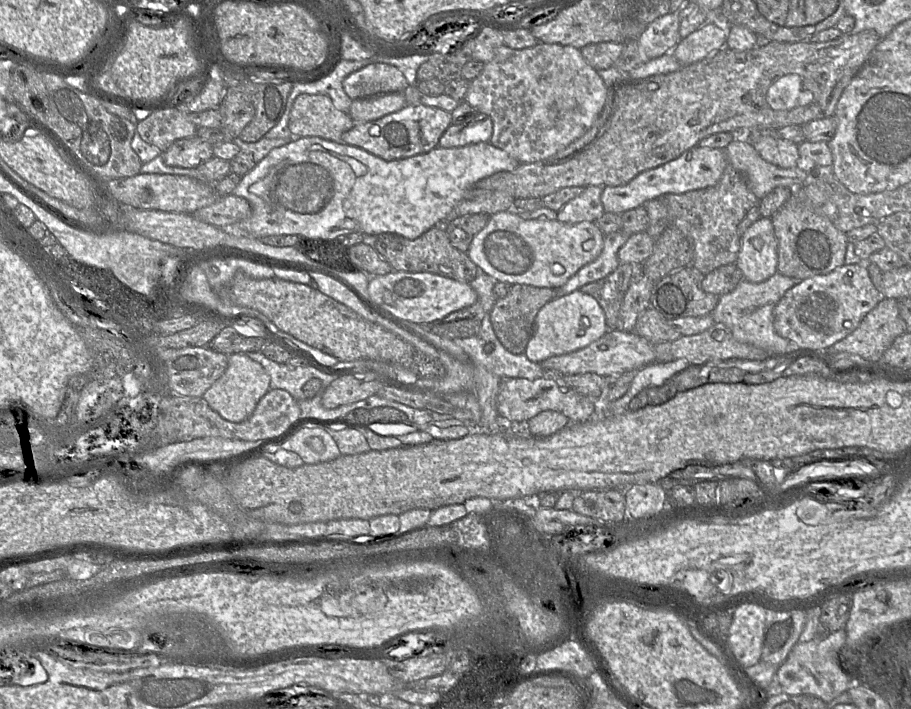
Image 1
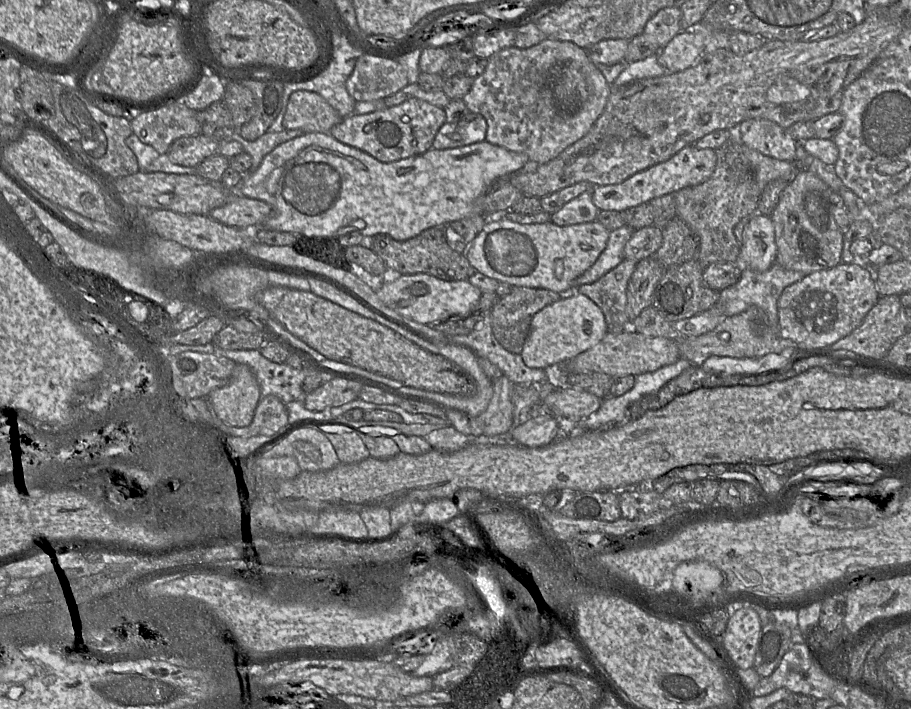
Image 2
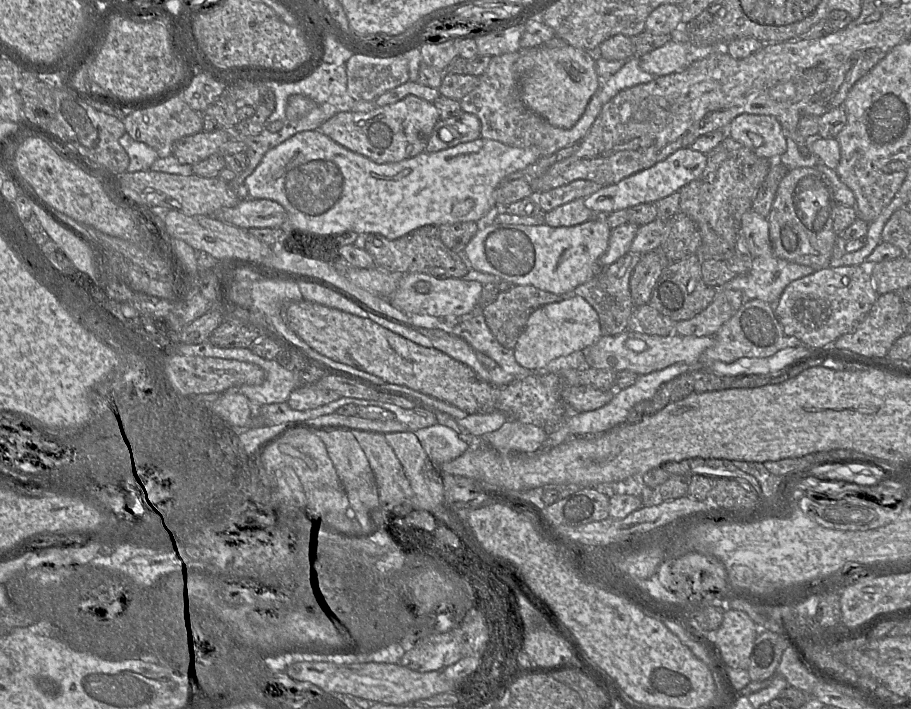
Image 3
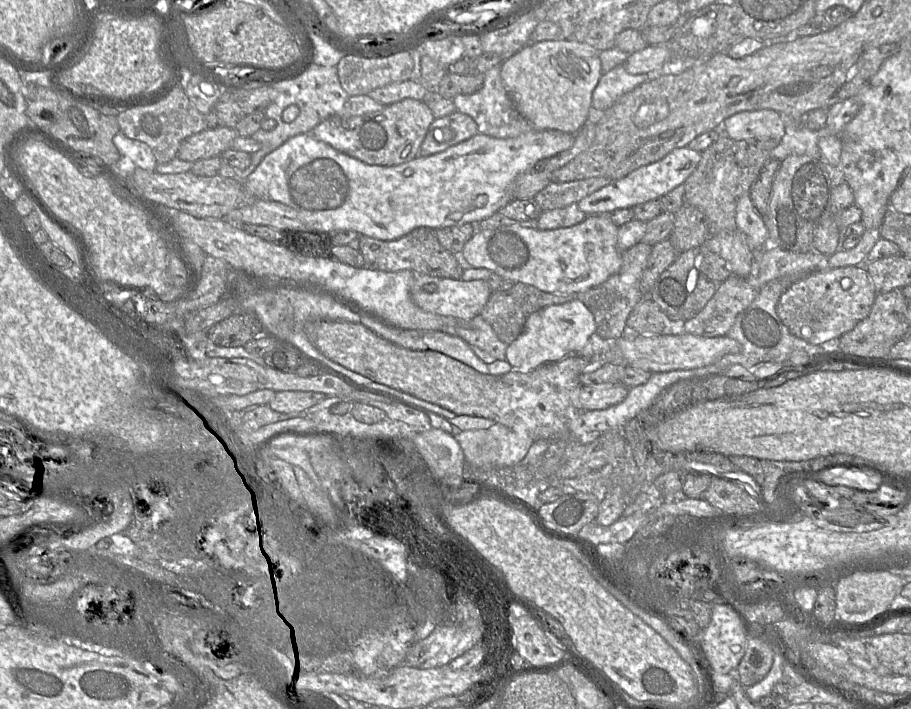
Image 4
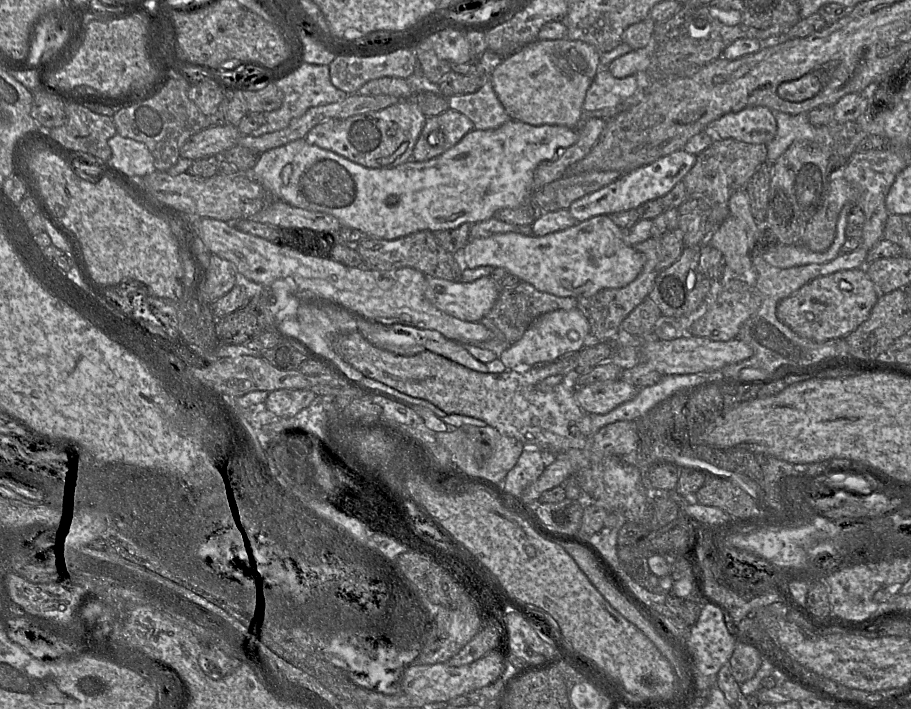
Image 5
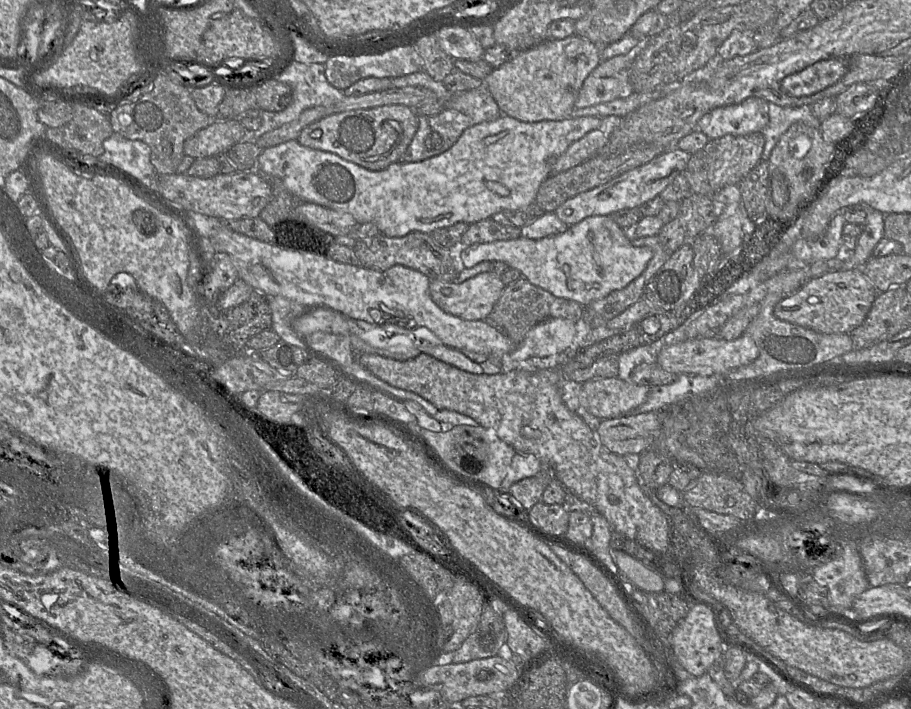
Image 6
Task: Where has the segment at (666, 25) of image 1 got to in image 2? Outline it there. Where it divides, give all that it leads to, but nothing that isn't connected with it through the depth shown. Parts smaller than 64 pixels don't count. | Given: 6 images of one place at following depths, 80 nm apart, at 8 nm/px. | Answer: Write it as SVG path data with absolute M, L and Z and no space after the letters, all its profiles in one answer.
M679 5L662 8L647 21L643 34L653 36L663 48L681 31L681 18Z

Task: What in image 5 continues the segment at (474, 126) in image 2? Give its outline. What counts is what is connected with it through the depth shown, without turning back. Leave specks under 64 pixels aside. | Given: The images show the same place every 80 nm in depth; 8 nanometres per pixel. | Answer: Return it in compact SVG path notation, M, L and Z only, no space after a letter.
M448 109L437 116L426 117L409 161L423 162L437 157L473 129L472 121L455 110Z

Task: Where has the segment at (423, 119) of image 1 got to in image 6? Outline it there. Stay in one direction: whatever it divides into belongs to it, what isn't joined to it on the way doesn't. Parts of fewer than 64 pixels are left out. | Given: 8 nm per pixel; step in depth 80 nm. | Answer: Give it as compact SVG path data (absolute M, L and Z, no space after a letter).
M393 104L326 116L303 128L297 141L305 147L332 152L368 170L378 171L401 161L417 128L415 109Z

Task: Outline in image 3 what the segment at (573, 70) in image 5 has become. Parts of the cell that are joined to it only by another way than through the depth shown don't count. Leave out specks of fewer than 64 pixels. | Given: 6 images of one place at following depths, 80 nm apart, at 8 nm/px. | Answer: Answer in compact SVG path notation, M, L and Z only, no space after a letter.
M543 45L530 49L520 47L519 51L516 81L524 105L554 127L572 128L602 84L596 71L595 54L572 45L563 48L547 48Z

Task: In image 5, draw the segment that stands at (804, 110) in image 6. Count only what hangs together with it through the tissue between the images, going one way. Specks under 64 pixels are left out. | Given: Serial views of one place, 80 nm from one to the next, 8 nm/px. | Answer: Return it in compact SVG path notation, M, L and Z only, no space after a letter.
M772 111L777 132L767 147L767 160L775 162L794 142L807 140L824 146L830 146L830 135L826 126L813 126L807 113L791 115L780 111Z

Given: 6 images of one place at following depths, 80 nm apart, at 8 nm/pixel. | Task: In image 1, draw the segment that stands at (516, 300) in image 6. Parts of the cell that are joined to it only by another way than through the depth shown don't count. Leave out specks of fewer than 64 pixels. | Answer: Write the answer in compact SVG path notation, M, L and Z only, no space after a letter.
M512 284L508 294L503 298L496 299L490 311L494 333L502 346L512 354L524 353L532 335L533 324L538 311L556 297L556 291L551 288Z

